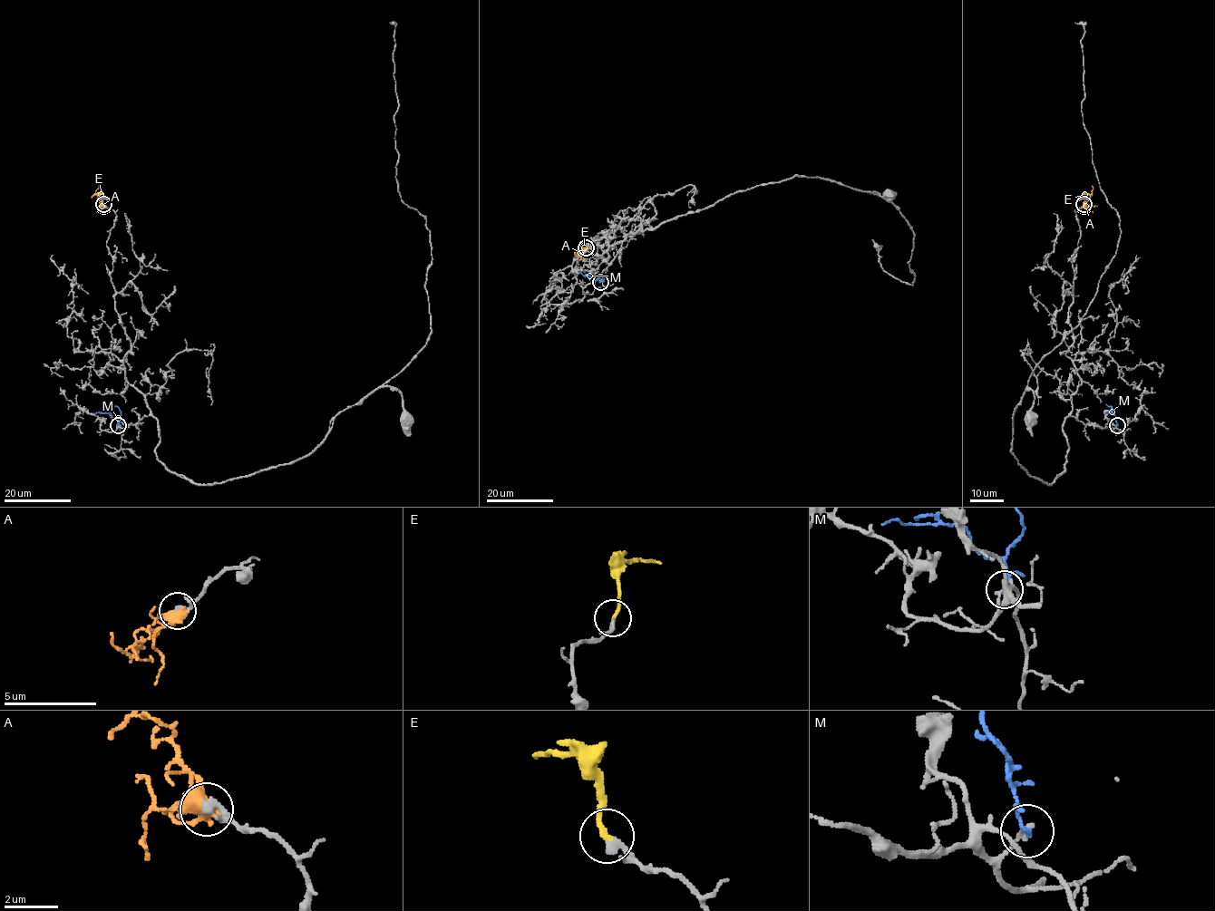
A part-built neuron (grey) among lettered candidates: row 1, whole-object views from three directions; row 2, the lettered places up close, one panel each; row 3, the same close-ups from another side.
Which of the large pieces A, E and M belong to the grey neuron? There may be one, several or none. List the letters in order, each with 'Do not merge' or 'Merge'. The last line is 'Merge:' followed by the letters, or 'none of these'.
A: Do not merge
E: Merge
M: Do not merge
Merge: E

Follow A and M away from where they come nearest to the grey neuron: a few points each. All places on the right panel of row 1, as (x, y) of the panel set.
A: (1083, 206), (1090, 197), (1092, 186)
M: (1117, 425), (1112, 413), (1106, 413)

